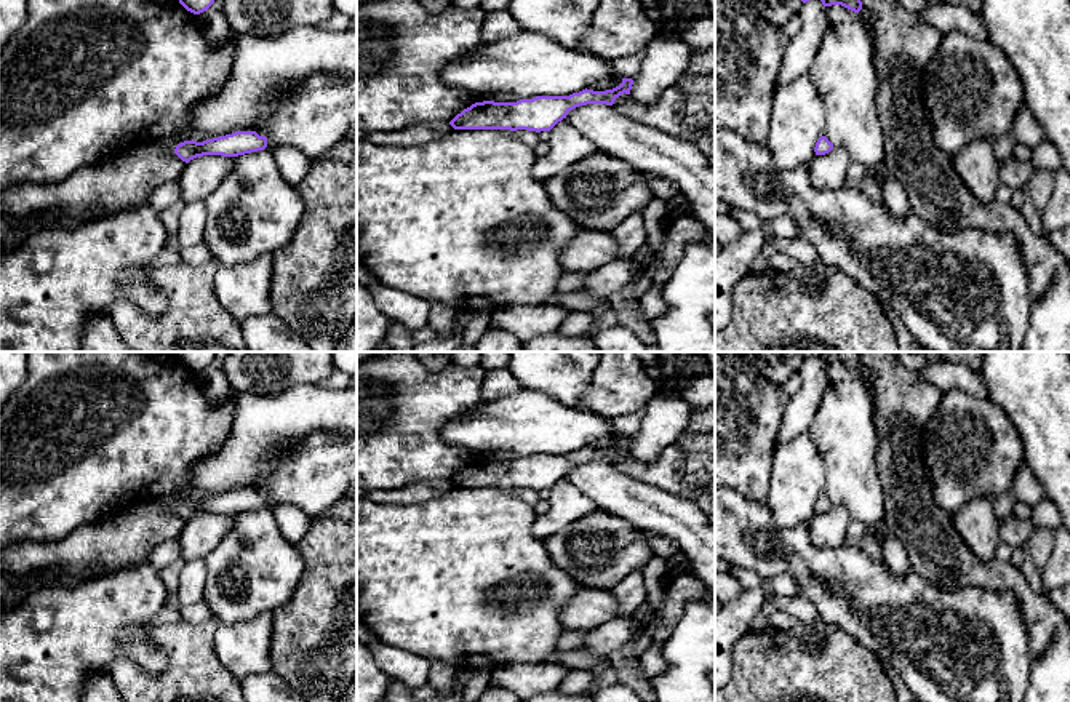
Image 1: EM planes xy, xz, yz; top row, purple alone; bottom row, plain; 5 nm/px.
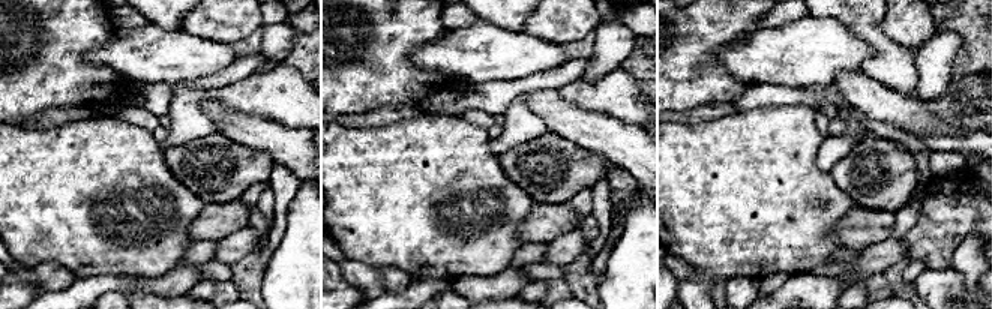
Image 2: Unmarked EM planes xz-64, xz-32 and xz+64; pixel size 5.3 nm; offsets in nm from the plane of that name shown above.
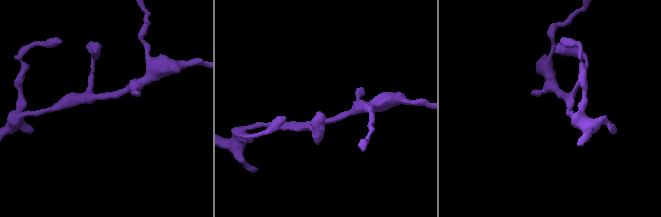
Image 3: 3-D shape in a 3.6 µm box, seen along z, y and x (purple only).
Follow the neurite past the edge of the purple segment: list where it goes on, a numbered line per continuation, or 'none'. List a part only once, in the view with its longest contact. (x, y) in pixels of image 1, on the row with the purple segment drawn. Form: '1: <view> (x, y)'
none

